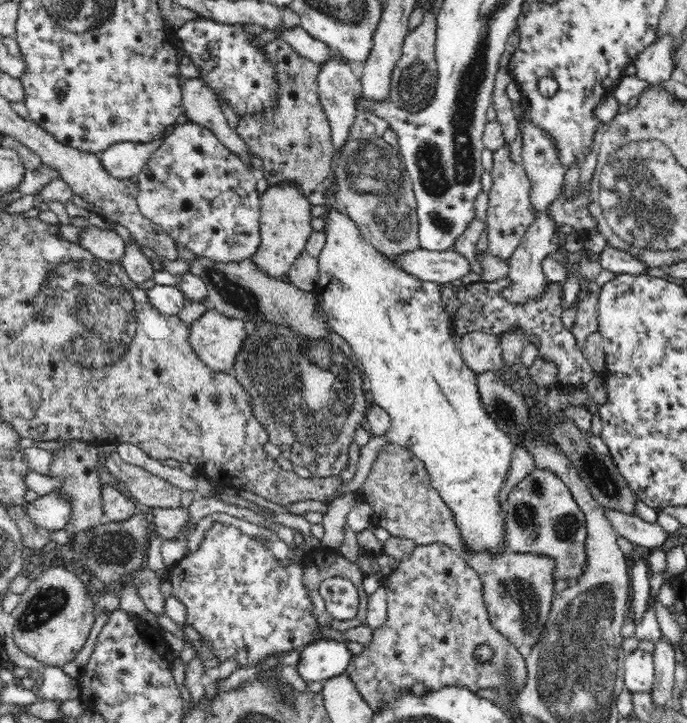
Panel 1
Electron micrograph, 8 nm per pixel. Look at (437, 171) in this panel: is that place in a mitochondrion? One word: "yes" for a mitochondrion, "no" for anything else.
yes

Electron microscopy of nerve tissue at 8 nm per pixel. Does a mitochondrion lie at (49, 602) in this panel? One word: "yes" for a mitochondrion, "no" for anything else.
yes

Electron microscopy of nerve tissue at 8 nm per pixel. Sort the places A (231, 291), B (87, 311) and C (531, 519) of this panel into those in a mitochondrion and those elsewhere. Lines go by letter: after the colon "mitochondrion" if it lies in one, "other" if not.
A: mitochondrion
B: mitochondrion
C: mitochondrion

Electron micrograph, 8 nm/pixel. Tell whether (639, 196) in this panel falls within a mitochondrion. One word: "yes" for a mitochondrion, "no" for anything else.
yes

